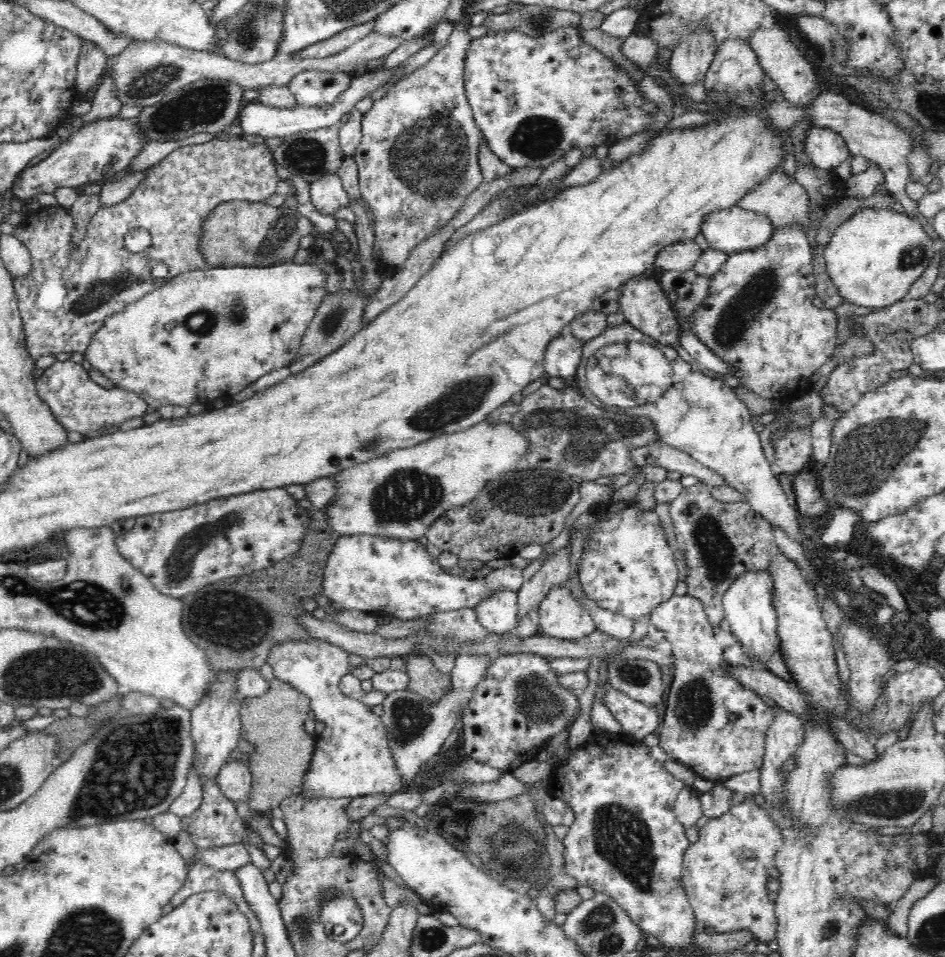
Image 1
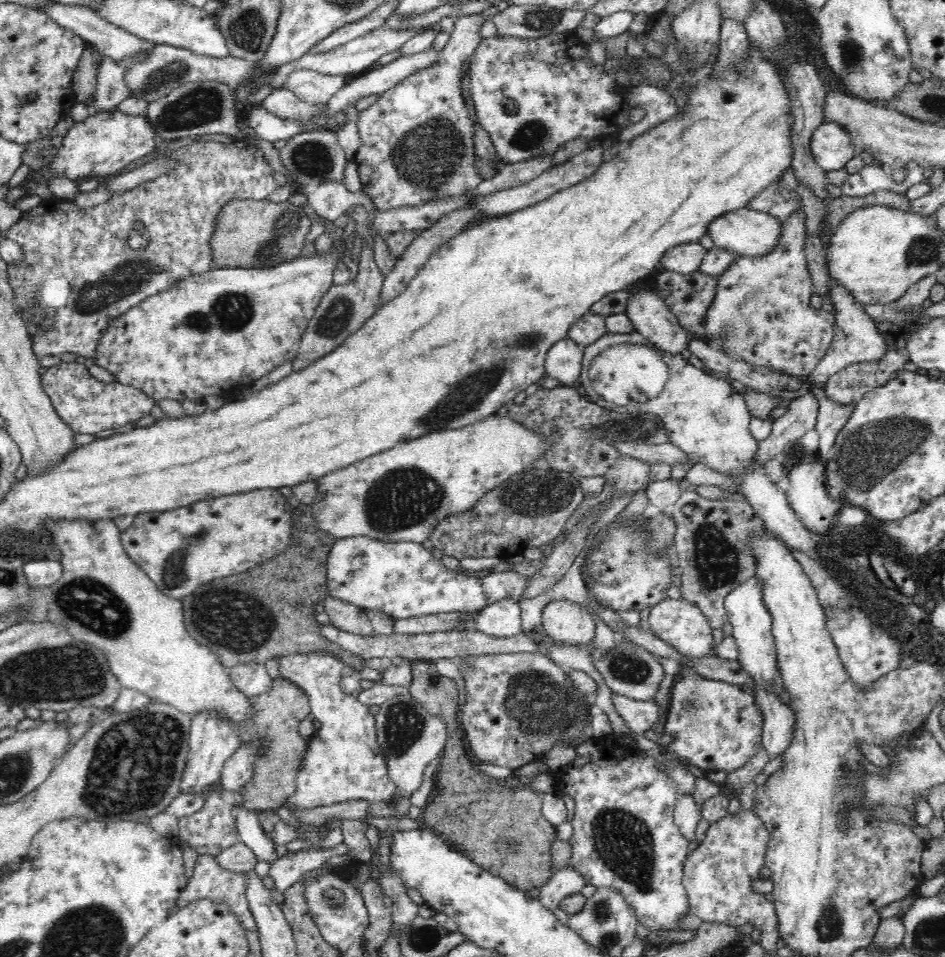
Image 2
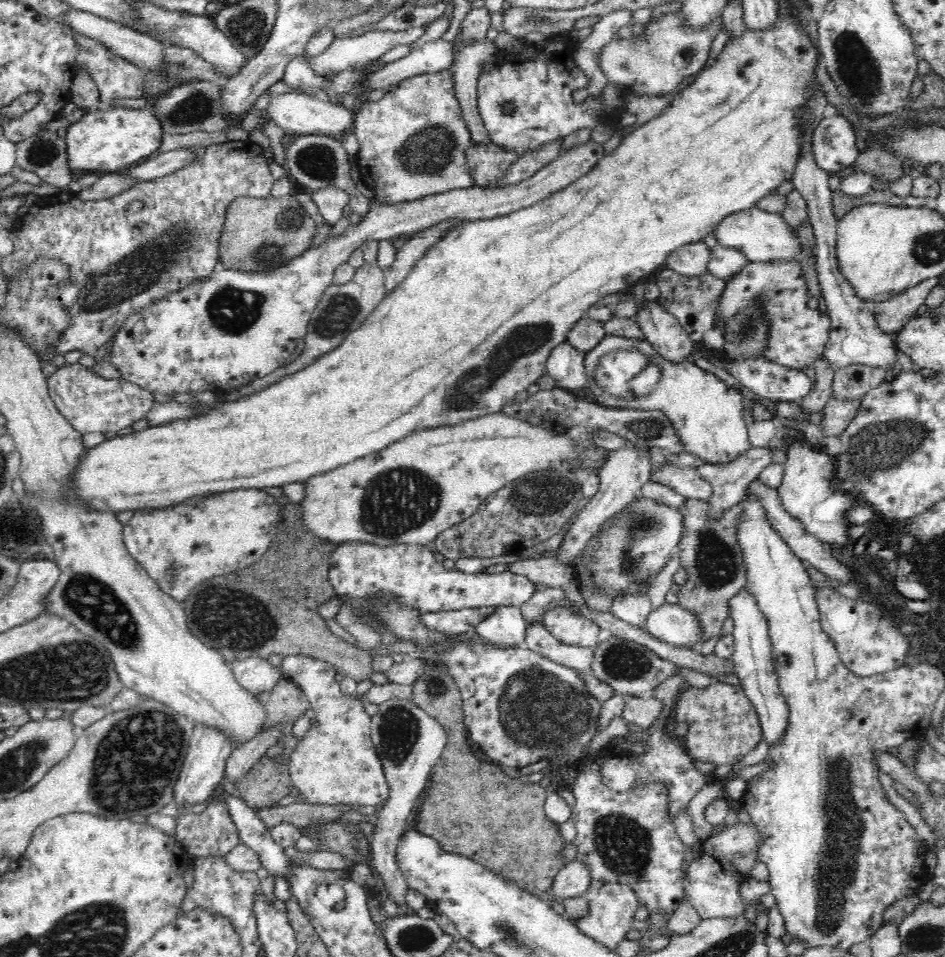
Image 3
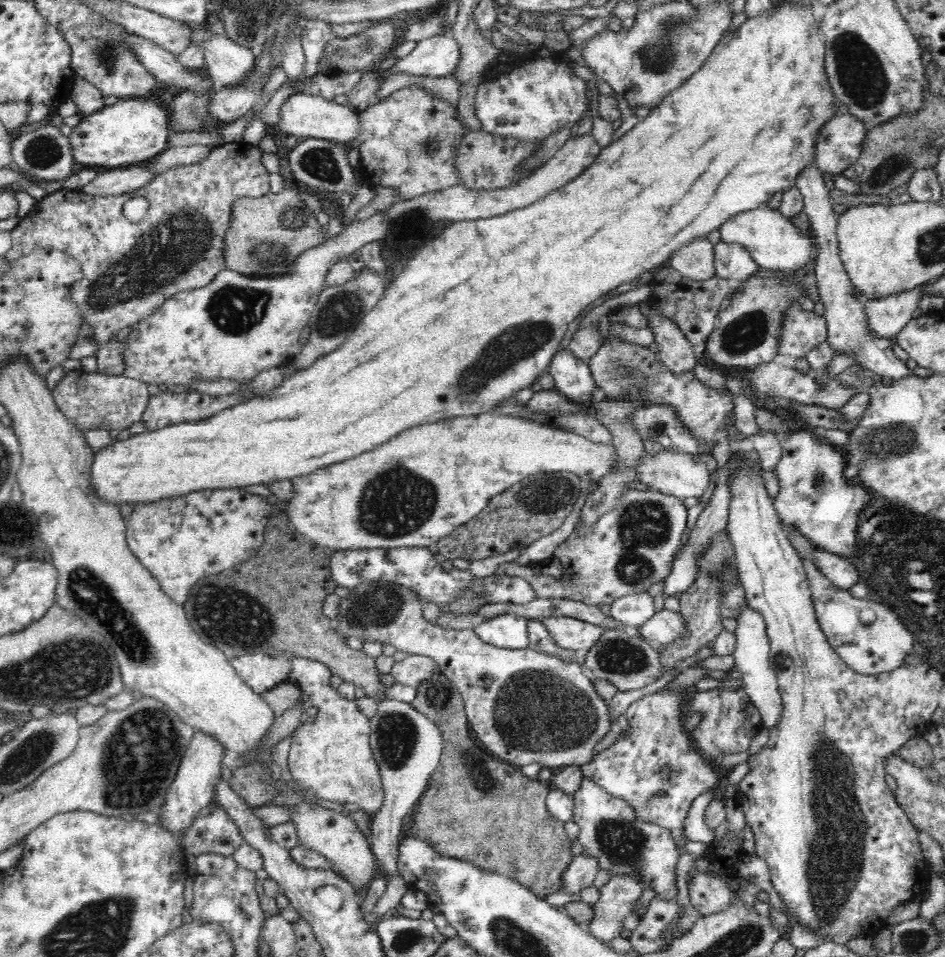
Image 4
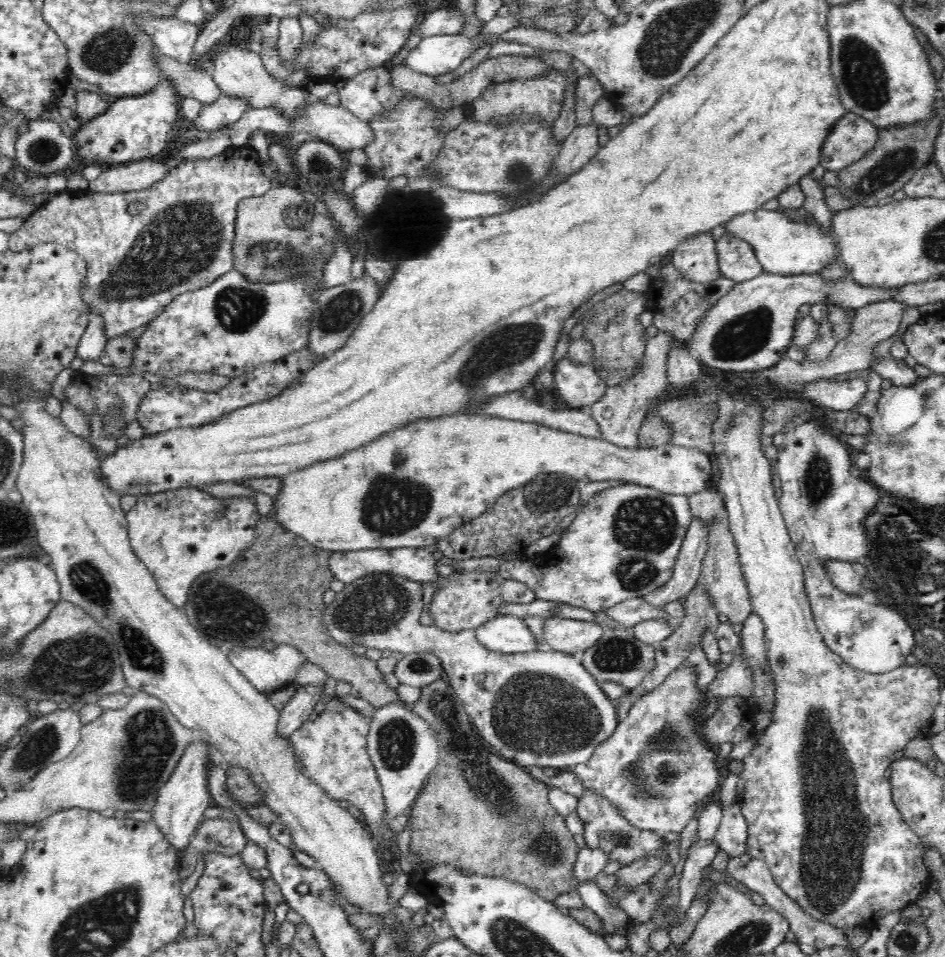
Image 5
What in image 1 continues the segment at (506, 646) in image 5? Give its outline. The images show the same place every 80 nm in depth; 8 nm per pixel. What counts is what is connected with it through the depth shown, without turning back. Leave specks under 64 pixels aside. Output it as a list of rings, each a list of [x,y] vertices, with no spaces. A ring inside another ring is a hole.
[[[504,590],[480,602],[475,608],[477,621],[492,634],[512,634],[517,630],[518,605],[517,593]]]

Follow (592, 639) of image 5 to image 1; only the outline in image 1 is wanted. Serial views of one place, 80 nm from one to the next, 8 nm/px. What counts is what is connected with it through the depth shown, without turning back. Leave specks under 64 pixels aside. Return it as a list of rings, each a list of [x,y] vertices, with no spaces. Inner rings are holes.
[[[560,584],[539,604],[540,634],[565,640],[580,640],[597,630],[593,618]]]

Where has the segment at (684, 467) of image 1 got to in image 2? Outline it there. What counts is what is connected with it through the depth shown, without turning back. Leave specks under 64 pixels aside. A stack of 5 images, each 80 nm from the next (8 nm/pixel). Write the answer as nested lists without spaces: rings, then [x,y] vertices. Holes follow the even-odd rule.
[[[612,442],[612,446],[619,454],[634,456],[639,460],[644,460],[650,466],[656,464],[656,462],[666,462],[674,466],[688,461],[688,456],[683,450],[672,443],[646,445],[637,442]]]

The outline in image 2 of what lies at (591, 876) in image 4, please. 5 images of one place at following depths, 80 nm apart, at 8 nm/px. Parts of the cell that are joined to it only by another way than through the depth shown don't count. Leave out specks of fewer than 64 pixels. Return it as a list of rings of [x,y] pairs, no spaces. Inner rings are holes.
[[[569,864],[558,870],[536,894],[544,906],[553,912],[565,899],[584,891],[586,886],[587,881],[582,872]]]

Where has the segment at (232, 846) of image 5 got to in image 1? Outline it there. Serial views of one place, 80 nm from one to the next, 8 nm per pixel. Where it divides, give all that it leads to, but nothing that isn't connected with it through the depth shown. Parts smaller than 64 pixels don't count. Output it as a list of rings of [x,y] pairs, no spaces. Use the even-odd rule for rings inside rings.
[[[202,780],[201,784],[203,789],[201,805],[191,815],[181,818],[181,829],[188,832],[188,836],[192,838],[192,842],[198,850],[242,843],[242,840],[244,840],[243,821],[240,814],[238,814],[237,805],[222,794],[216,782]]]

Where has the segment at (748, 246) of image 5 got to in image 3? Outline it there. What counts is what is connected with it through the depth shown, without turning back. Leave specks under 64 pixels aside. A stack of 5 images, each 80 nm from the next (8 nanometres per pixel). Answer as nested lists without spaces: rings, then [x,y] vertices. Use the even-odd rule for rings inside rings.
[[[718,243],[711,249],[712,258],[708,262],[708,270],[718,278],[728,281],[736,274],[740,274],[746,266],[750,266],[751,260],[736,247],[728,247]]]

